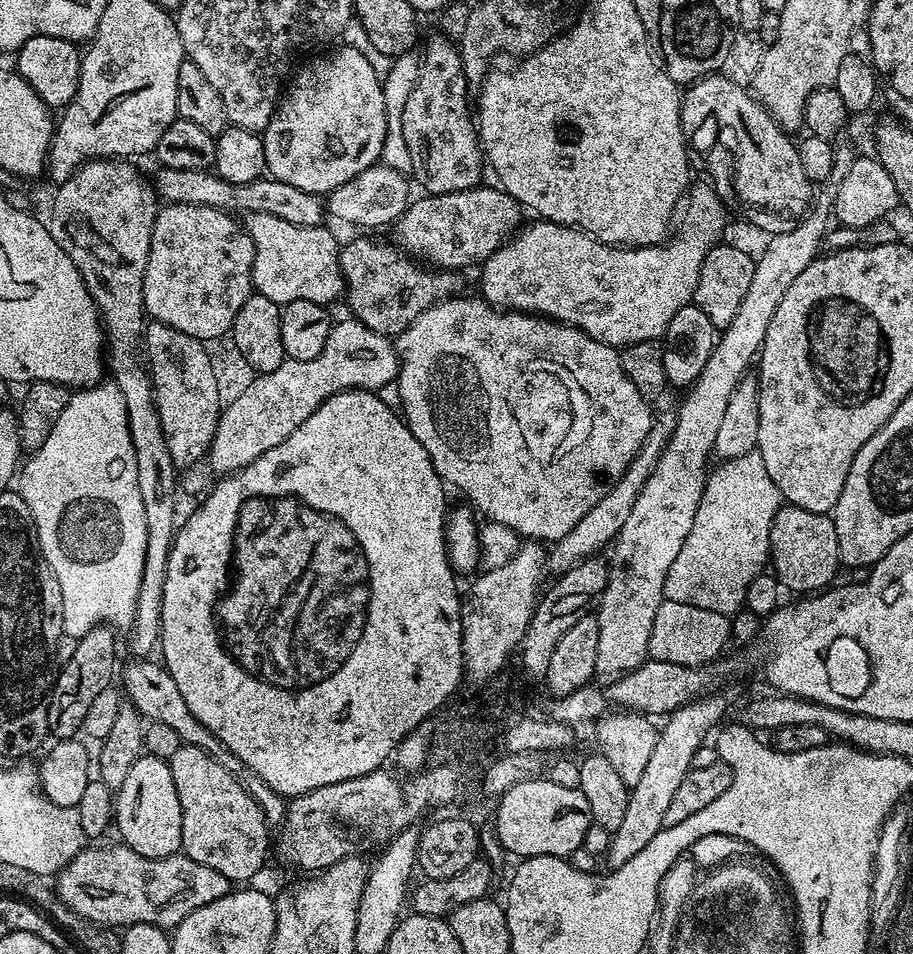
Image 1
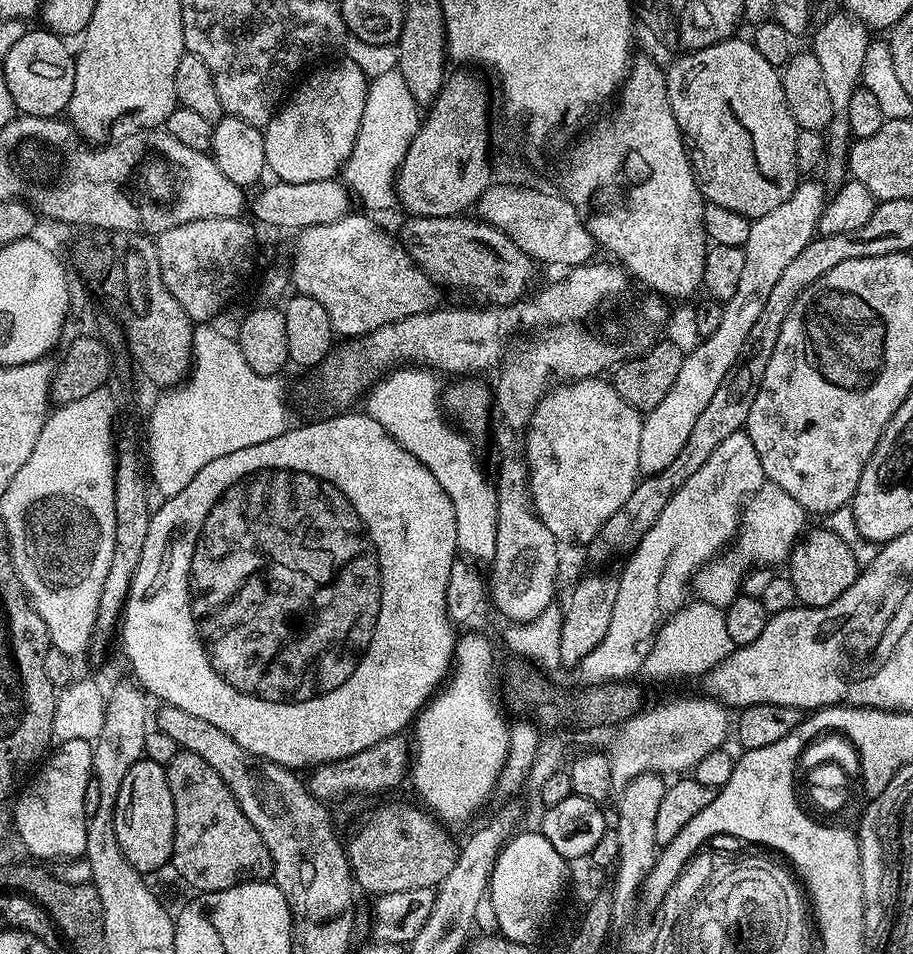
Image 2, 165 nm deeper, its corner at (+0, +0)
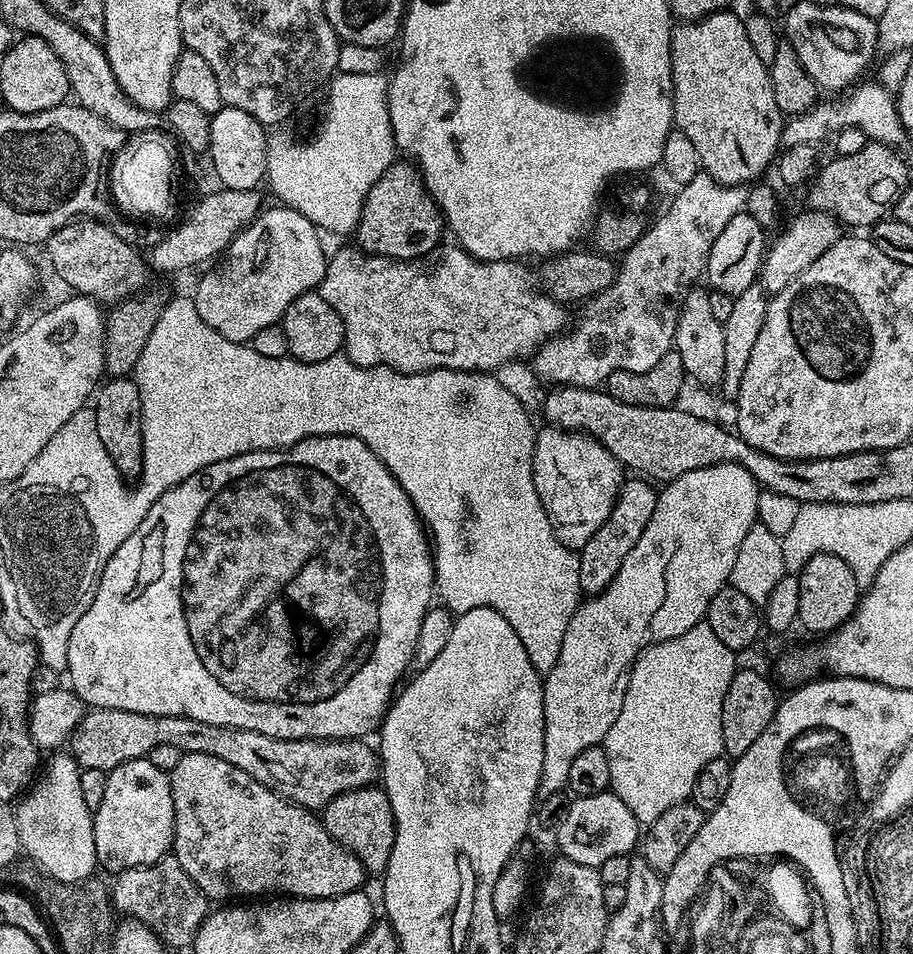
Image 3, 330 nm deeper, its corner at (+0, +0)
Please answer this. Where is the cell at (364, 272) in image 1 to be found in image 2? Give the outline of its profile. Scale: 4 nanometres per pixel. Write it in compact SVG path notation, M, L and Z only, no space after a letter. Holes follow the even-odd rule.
M468 214L438 218L408 216L398 236L412 255L412 261L437 286L445 284L448 288L473 292L480 299L477 301L488 306L514 304L525 299L526 293L533 287L537 265L502 230L482 219L471 220L470 217Z

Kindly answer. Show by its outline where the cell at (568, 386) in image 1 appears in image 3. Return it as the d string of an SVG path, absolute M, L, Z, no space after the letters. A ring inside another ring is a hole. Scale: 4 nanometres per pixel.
M544 426L544 428L541 427L537 431L536 445L534 446L534 454L532 455L532 477L534 478L534 486L538 490L538 498L550 518L556 539L562 542L562 546L579 550L586 546L586 542L590 542L590 538L594 538L594 530L598 530L598 526L602 526L602 522L606 522L610 510L616 504L616 494L620 491L622 483L620 472L622 473L622 465L616 461L614 454L610 454L610 450L606 450L606 446L602 446L593 436L585 436L583 432L569 432L567 428L557 428L555 426Z

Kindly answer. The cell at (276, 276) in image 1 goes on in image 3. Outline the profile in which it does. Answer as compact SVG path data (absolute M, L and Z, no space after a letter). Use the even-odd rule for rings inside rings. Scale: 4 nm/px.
M449 242L448 245L445 243L443 246L437 246L431 254L425 256L419 260L391 260L385 256L369 256L367 252L360 251L359 247L351 246L352 248L344 248L341 252L331 253L330 259L327 261L327 268L325 270L325 276L322 278L320 285L318 287L319 294L322 298L326 298L326 302L330 302L330 306L334 306L334 310L338 314L338 318L342 318L344 323L344 346L343 351L346 353L349 360L354 361L358 366L363 368L393 368L395 372L429 372L435 368L449 368L450 370L462 370L463 372L491 372L495 373L496 368L500 368L503 364L508 364L511 360L524 360L527 361L529 358L536 355L549 340L561 335L565 331L568 316L566 313L565 305L560 304L557 300L552 299L551 296L545 294L543 291L537 290L534 287L532 289L532 284L528 281L528 276L524 273L523 263L517 262L515 260L476 260L473 256L468 255L463 248L457 246L455 243Z

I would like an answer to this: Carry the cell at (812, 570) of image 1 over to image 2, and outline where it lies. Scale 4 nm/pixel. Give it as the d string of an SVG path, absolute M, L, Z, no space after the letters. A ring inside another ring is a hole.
M827 528L805 531L788 553L786 574L794 586L797 601L805 608L830 606L834 598L846 594L856 581L858 563L851 548L842 538Z

